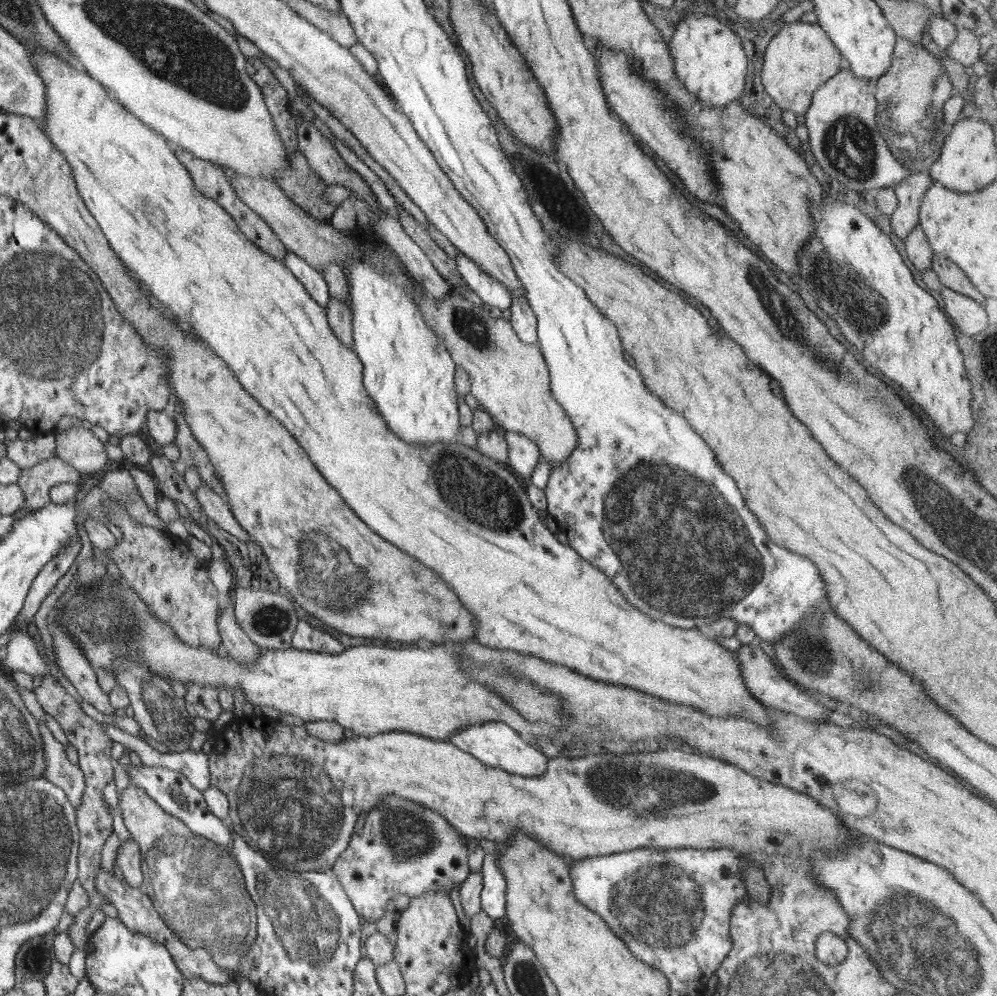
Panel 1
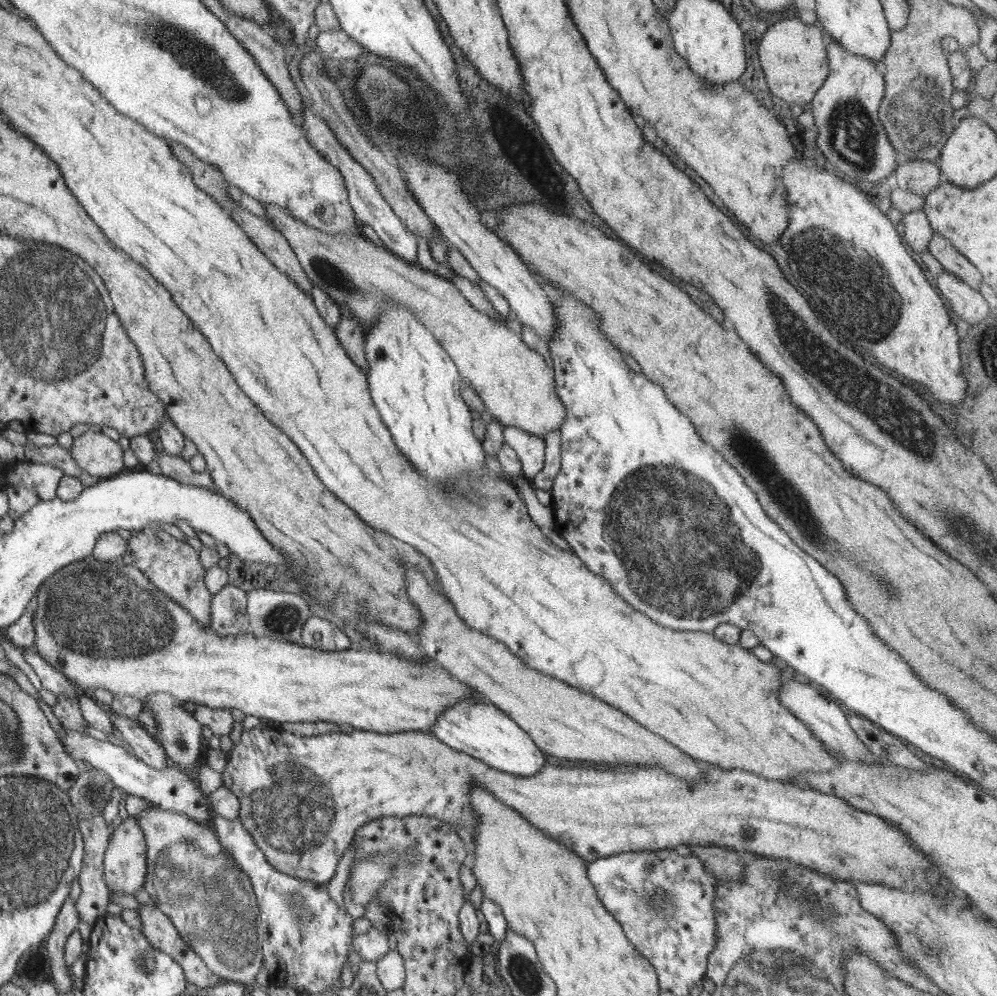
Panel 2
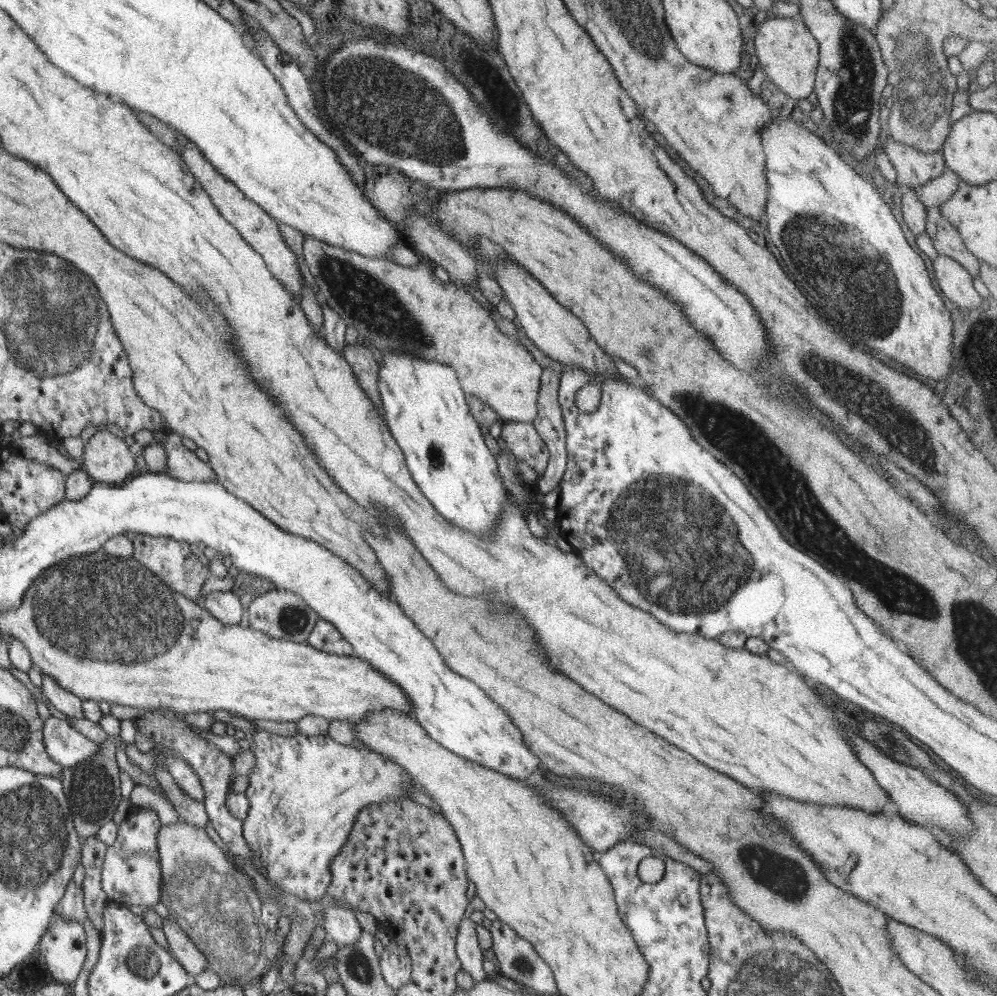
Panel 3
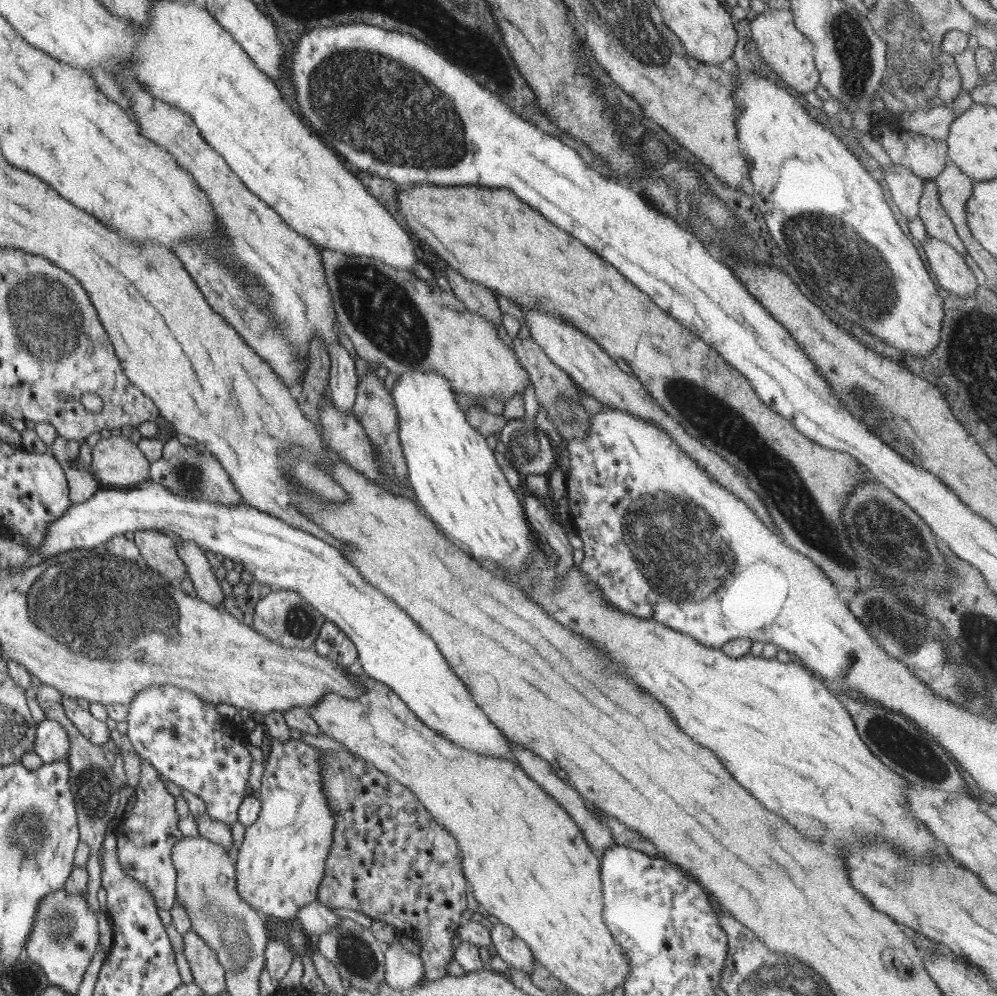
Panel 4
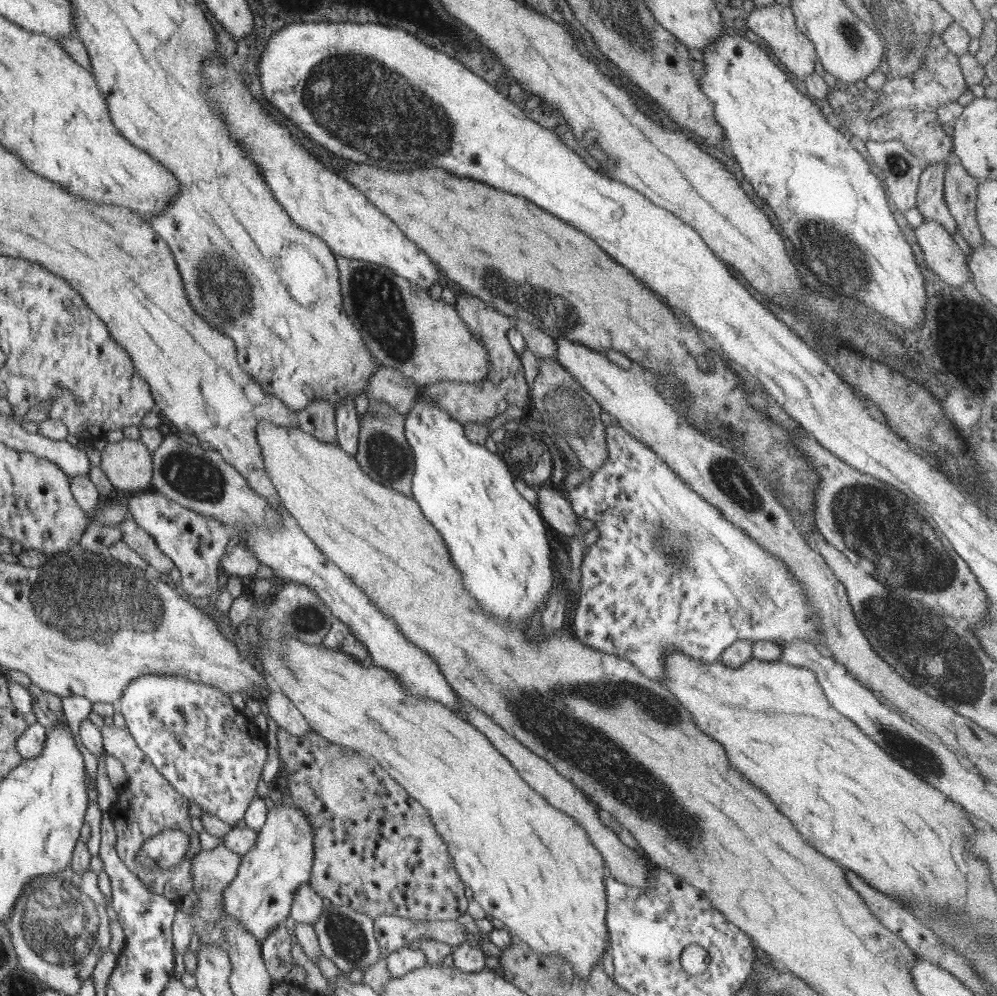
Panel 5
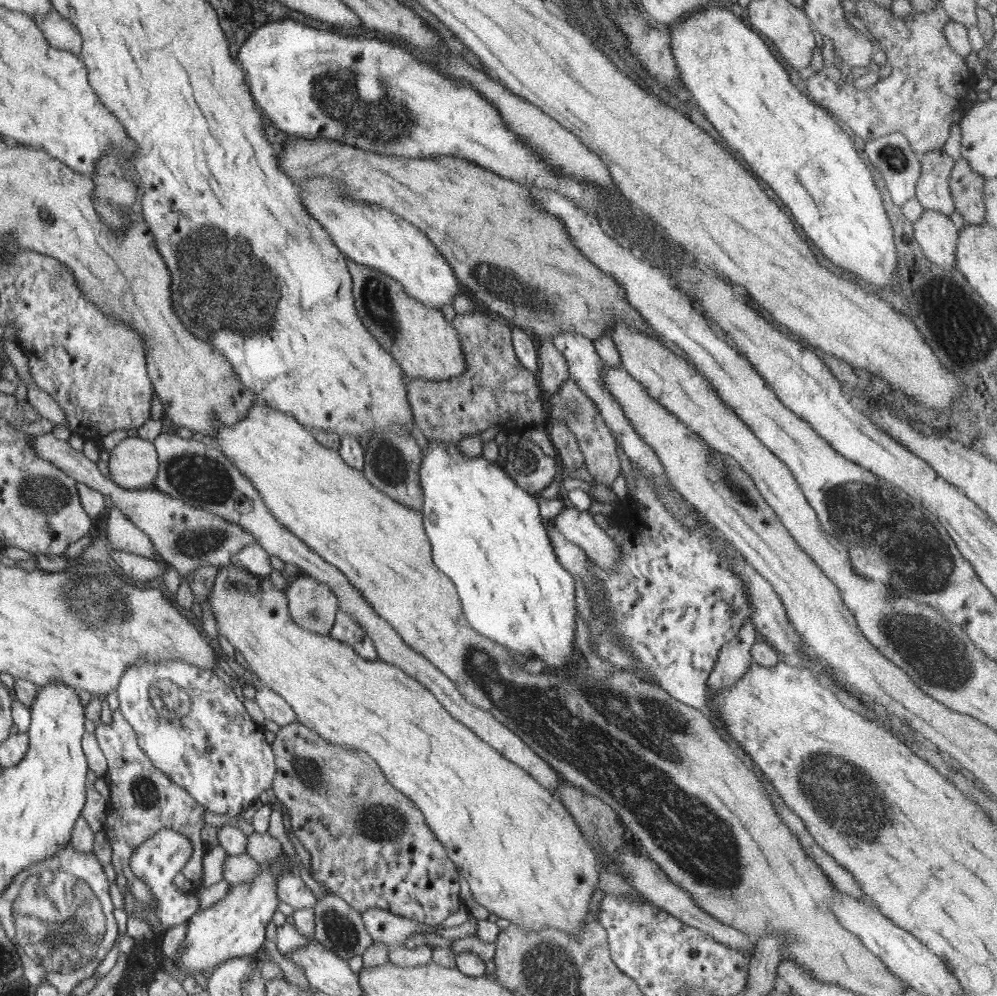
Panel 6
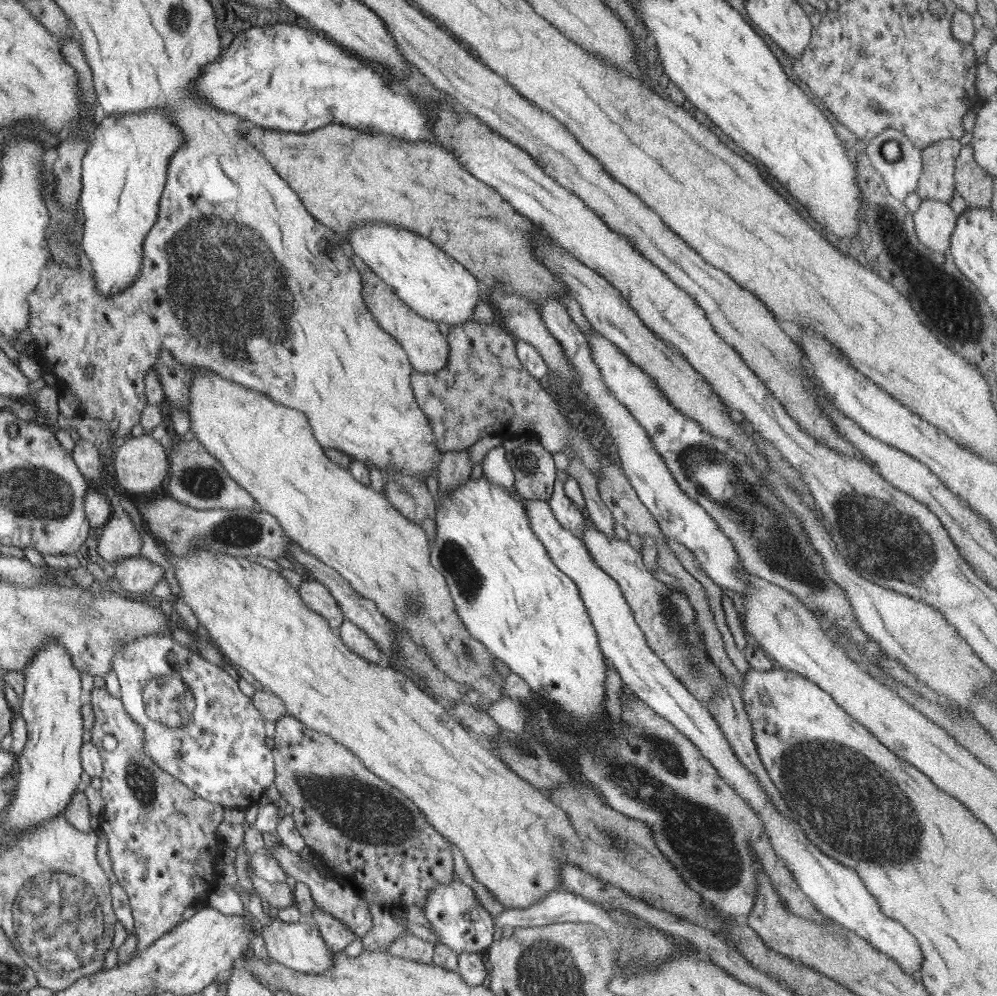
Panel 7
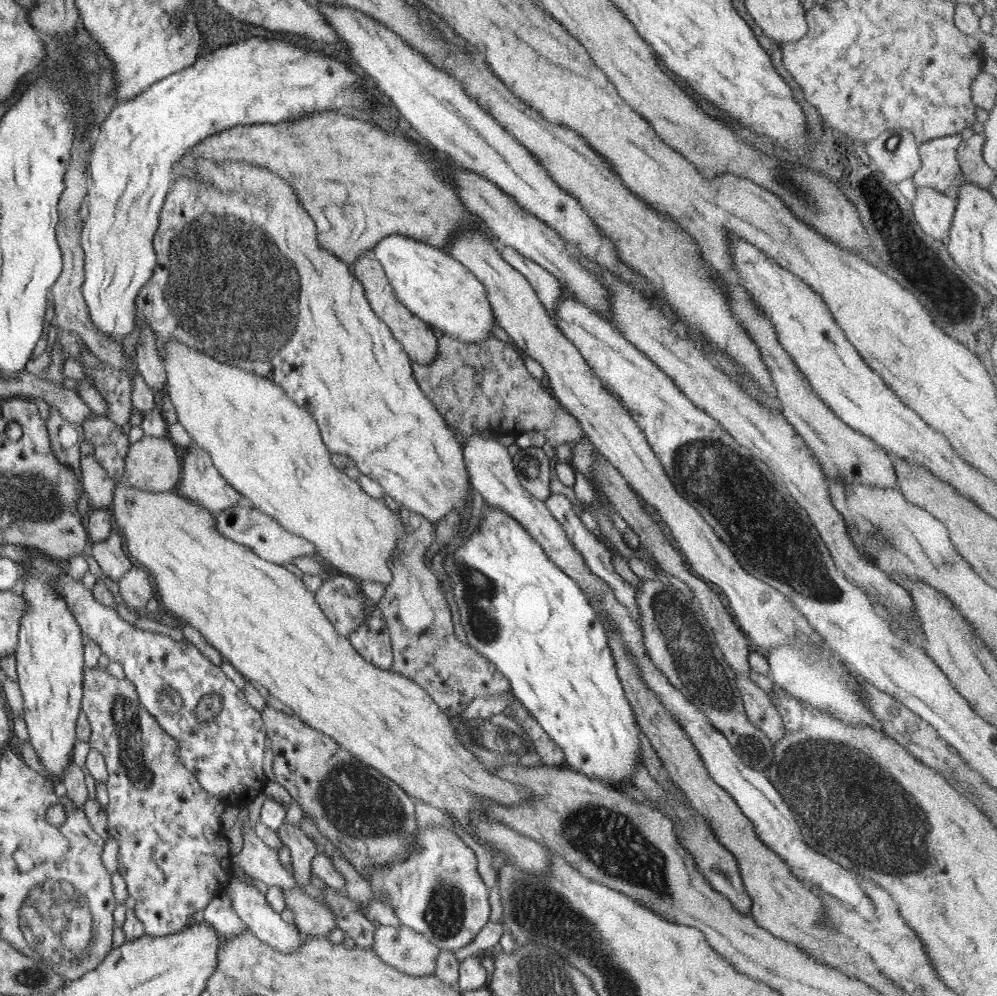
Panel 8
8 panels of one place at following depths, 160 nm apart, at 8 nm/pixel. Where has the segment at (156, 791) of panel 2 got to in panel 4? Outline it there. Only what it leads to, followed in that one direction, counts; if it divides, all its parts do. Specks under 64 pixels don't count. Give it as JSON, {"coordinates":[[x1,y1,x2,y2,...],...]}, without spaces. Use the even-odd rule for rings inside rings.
{"coordinates":[[44,719,39,724,35,749,42,762,65,761,69,758,70,741,68,734,55,720]]}

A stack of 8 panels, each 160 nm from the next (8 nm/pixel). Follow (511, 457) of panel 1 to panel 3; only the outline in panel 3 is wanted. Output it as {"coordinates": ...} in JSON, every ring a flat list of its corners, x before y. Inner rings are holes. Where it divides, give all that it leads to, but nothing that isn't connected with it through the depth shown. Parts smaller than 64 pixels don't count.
{"coordinates":[[505,422,500,436,519,460,531,466,539,474,546,470,549,452,533,423]]}

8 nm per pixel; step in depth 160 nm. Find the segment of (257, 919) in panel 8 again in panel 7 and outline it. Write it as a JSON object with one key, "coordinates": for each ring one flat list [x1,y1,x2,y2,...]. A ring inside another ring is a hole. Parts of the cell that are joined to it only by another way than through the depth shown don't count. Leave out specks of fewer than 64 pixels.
{"coordinates":[[275,911,269,913,268,917,269,923,262,922,262,936,267,953,274,961,296,972,312,974,322,974,326,969,333,967,332,950,320,936,316,925,310,926,310,924,302,924,299,921,285,923]]}

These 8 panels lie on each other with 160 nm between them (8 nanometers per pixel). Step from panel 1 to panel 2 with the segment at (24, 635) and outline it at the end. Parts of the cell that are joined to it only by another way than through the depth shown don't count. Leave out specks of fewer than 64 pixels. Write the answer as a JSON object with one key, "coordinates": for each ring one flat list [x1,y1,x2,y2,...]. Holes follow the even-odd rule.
{"coordinates":[[25,649,23,652,25,661,33,668,38,678,41,680,41,685,46,690,50,690,52,694,65,696,66,698,78,698,78,687,75,686,64,674,54,670,47,661,33,649]]}

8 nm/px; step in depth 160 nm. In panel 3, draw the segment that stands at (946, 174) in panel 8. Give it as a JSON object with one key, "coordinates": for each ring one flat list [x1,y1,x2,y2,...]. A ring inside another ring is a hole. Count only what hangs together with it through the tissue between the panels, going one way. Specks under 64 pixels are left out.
{"coordinates":[[928,207,926,215,926,228,925,232,932,239,932,244,937,250,938,254,949,256,954,260,957,260,970,274,973,278,979,276,980,263,978,258,976,258,963,243,962,237,959,235,958,229,950,222,947,221,939,207]]}

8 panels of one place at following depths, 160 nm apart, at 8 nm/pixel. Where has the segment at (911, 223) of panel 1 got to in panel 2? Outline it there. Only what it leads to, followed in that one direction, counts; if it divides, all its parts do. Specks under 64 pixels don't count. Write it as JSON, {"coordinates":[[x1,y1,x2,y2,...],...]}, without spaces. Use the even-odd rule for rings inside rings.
{"coordinates":[[908,159,897,164,894,178,899,189,926,196,944,180,940,167,924,159]]}

